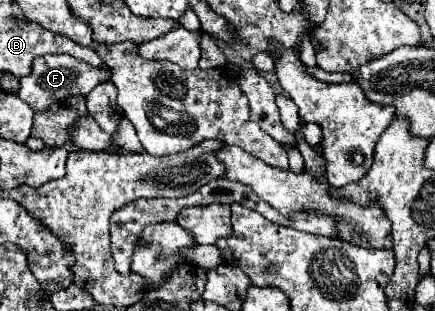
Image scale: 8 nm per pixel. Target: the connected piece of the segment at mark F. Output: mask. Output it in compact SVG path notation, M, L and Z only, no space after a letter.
M56 54L56 56L38 56L32 64L32 74L24 76L20 80L20 92L18 96L34 110L34 112L44 112L52 104L60 104L68 98L74 96L86 96L96 84L110 80L108 68L92 68L88 64L82 64L80 60L74 60L68 54Z

